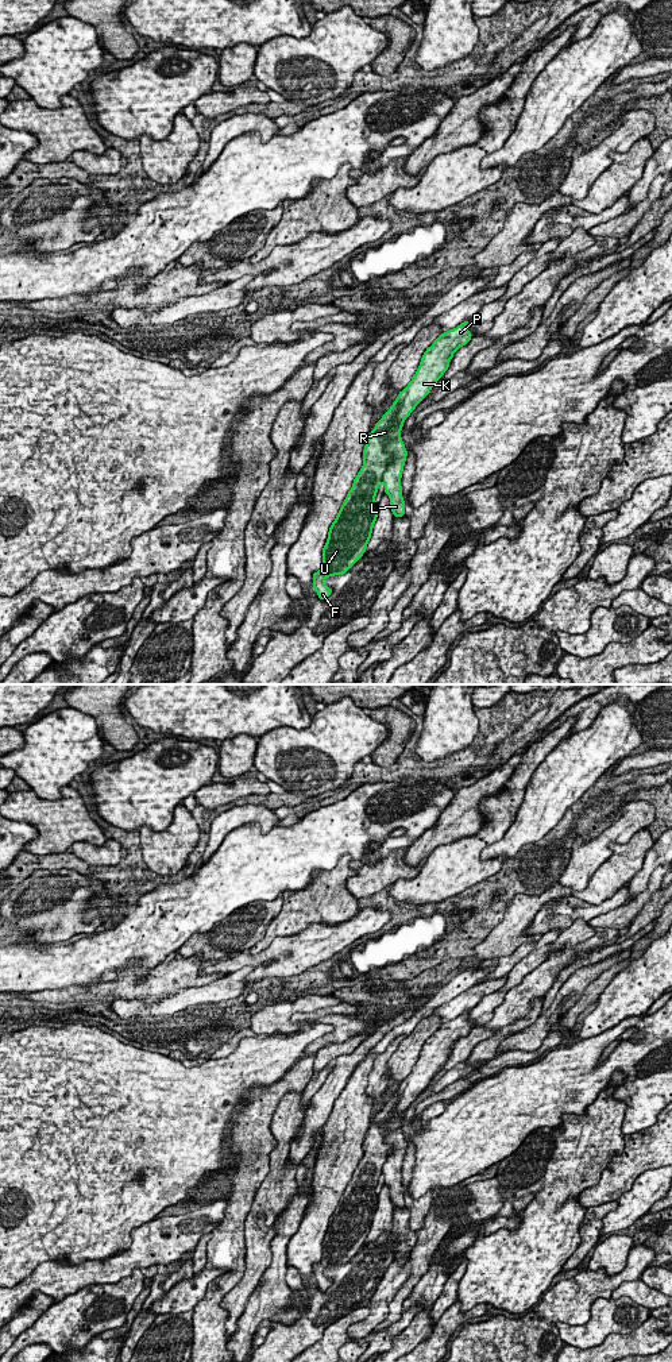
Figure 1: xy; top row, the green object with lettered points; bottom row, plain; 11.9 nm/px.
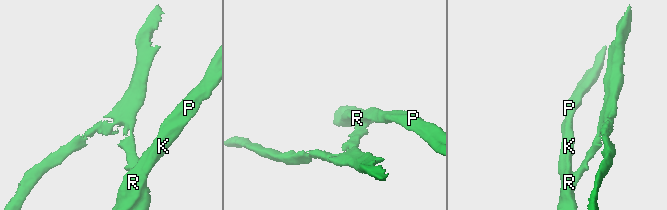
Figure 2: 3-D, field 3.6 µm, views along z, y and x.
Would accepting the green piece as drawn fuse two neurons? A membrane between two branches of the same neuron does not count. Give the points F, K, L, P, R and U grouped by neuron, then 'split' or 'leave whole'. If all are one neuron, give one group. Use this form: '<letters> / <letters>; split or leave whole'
F K P R U / L; split

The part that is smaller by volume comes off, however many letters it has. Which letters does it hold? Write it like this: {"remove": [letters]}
{"remove": ["L"]}

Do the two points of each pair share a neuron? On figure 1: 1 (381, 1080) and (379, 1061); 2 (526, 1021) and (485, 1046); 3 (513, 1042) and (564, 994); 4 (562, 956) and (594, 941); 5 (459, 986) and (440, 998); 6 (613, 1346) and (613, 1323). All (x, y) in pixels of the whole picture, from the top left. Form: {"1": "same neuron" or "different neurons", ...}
{"1": "same neuron", "2": "same neuron", "3": "same neuron", "4": "same neuron", "5": "same neuron", "6": "different neurons"}

